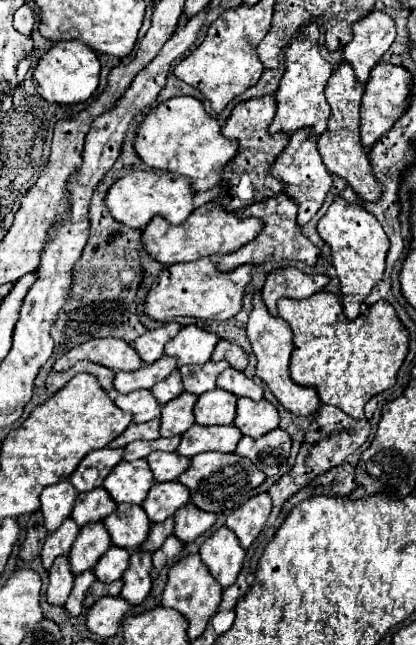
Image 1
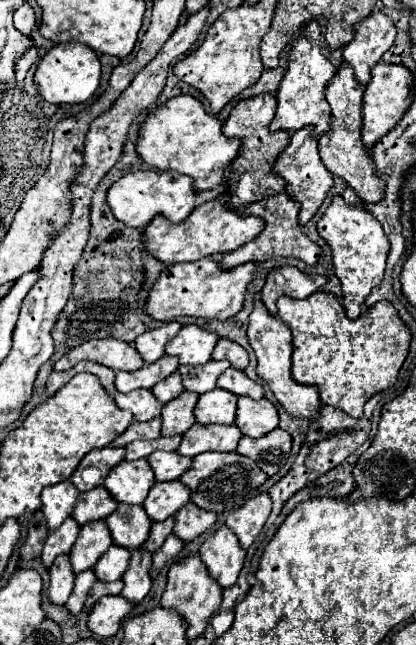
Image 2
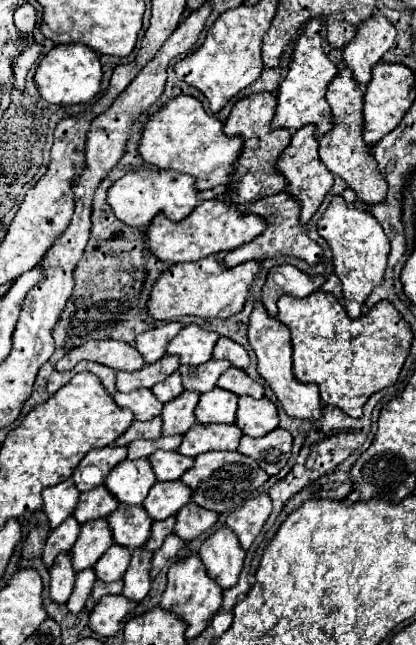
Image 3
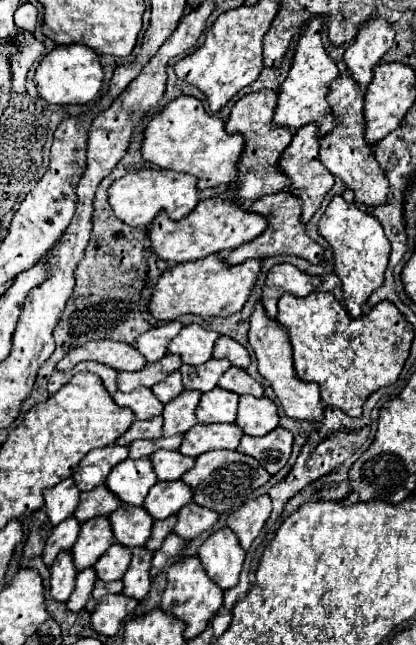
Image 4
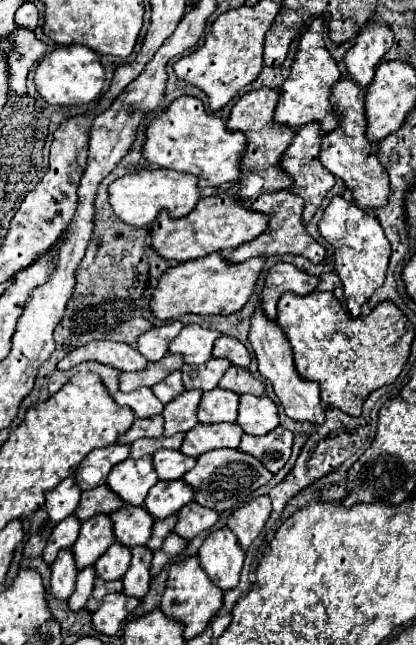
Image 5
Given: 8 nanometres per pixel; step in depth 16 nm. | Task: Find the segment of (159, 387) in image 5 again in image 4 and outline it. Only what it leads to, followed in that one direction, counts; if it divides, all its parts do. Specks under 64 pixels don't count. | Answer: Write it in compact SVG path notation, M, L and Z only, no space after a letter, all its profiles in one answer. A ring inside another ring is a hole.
M176 370L176 372L172 372L166 380L162 380L160 384L154 384L154 386L152 386L152 392L154 392L156 398L158 398L160 402L164 402L164 404L170 402L170 400L174 400L178 394L184 392L180 372Z

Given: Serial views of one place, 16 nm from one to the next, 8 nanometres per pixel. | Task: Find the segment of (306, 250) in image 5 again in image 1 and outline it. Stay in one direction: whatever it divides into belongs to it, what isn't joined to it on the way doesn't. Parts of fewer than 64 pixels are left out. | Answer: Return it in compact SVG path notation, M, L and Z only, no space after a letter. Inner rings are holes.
M278 194L278 196L272 196L272 198L266 198L262 202L256 202L256 204L250 204L246 206L244 210L240 210L240 216L242 218L248 218L248 216L256 216L264 222L264 228L262 232L252 240L248 242L246 246L238 248L236 252L230 252L230 254L224 254L220 260L218 260L218 268L220 270L226 270L230 272L232 268L238 268L240 264L262 264L266 260L282 260L282 258L292 258L292 260L302 260L304 264L308 266L314 266L318 256L320 256L320 248L314 246L304 234L302 234L302 228L298 226L296 222L296 216L298 216L298 204L292 202L288 196Z

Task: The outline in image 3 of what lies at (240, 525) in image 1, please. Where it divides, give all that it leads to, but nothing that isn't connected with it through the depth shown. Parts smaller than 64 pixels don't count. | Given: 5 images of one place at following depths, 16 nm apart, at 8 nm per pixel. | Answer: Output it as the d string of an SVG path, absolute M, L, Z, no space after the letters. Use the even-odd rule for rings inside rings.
M262 494L258 498L248 500L242 508L234 510L228 516L226 526L238 536L240 546L244 550L248 550L250 544L254 542L254 538L260 534L270 512L272 512L272 500L270 500L268 494Z

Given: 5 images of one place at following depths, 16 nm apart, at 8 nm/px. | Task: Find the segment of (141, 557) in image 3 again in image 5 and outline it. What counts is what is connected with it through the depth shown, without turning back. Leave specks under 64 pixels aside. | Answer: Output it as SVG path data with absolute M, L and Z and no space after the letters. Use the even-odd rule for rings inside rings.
M146 546L132 548L132 564L128 572L124 574L124 590L128 596L142 598L148 592L150 584L150 562L152 562L152 550Z

